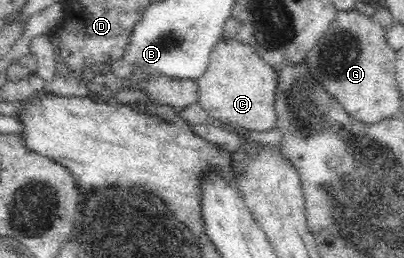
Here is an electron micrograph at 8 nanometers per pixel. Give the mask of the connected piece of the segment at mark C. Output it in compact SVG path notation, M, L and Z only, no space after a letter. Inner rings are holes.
M220 39L214 46L206 71L196 80L199 85L198 103L213 118L243 130L275 130L278 114L275 101L279 75L247 45Z

